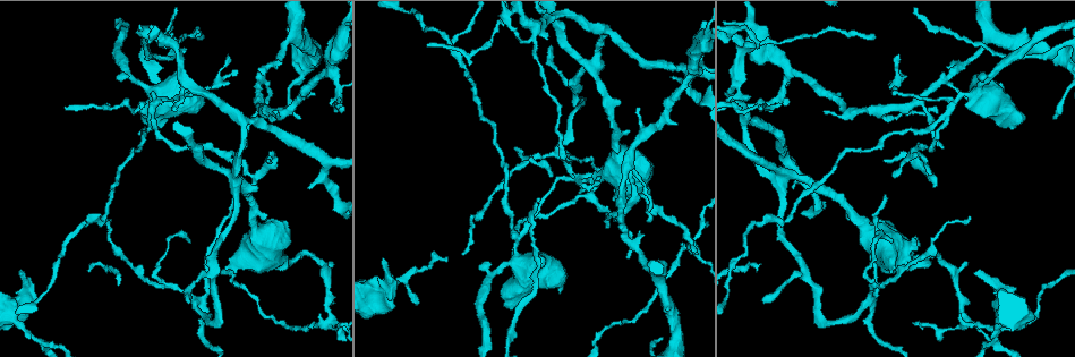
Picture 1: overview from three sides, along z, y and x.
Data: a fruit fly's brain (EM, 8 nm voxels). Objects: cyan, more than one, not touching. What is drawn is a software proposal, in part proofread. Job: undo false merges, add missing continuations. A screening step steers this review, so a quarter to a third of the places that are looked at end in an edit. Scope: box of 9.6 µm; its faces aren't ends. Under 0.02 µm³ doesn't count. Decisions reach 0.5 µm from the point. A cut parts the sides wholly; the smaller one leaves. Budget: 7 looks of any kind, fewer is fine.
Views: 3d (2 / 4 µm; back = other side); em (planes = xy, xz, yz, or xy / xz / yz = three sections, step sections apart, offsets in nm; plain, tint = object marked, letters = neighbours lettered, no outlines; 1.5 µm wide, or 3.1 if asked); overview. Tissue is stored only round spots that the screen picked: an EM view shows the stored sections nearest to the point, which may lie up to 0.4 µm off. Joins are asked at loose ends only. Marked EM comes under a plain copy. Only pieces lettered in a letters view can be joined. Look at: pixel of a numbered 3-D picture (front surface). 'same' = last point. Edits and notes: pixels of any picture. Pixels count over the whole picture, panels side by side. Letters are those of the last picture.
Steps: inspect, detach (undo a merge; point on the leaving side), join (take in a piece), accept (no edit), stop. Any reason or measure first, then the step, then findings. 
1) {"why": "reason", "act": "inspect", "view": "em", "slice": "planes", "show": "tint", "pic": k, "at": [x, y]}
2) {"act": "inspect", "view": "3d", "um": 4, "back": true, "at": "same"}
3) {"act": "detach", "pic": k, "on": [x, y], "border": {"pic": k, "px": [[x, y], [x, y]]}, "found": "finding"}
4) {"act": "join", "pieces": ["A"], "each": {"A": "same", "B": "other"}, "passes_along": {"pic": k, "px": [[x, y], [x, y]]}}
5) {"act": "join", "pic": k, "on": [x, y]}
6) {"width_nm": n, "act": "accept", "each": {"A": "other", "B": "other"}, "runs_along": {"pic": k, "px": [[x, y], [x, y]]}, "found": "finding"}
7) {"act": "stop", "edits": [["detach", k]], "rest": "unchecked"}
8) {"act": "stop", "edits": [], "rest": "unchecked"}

{"why": "tapers out", "act": "inspect", "view": "em", "slice": "planes", "show": "letters", "pic": 1, "at": [269, 103]}

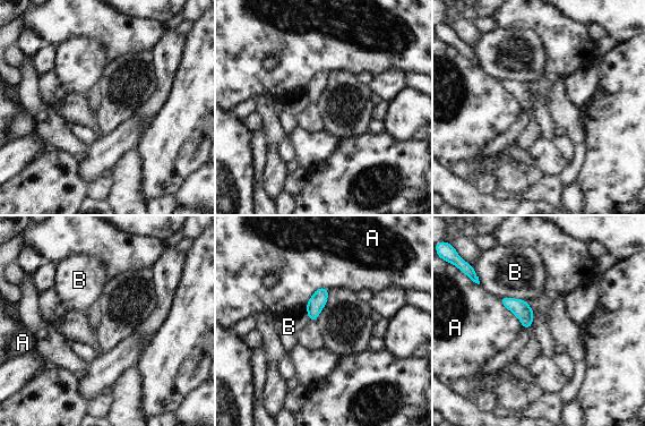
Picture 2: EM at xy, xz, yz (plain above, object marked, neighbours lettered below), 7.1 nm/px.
{"act": "accept", "each": {"A": "other", "B": "other"}, "found": "no lettered piece goes on from it"}

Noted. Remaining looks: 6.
{"why": "four-way junction", "act": "inspect", "view": "3d", "um": 4, "back": true, "pic": 1, "at": [152, 113]}

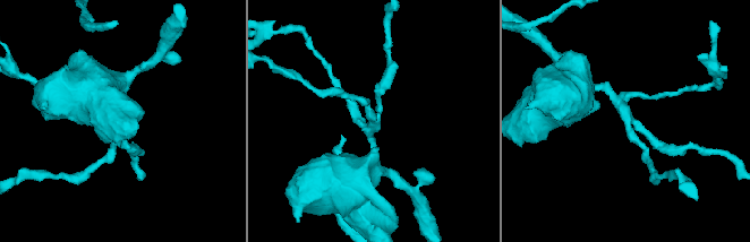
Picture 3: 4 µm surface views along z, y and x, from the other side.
{"why": "shape alone is not enough", "act": "inspect", "view": "em", "slice": "planes", "show": "letters", "pic": 3, "at": [377, 118]}

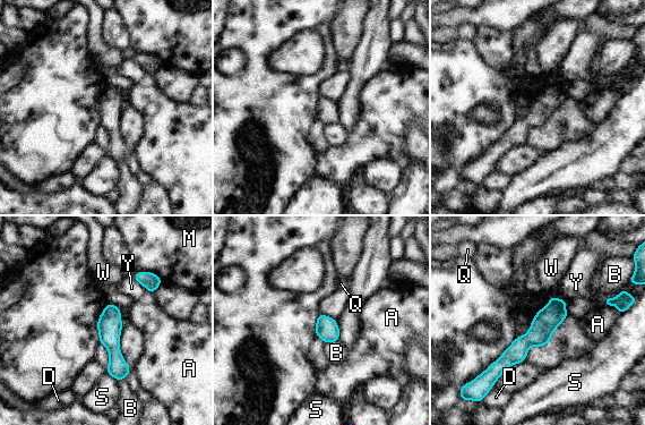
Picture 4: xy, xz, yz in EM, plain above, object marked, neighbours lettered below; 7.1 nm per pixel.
{"longest_contact_nm": ["M", 200], "act": "accept", "each": {"A": "other", "B": "other", "D": "other", "M": "other", "Q": "other", "S": "other", "W": "other", "Y": "other"}, "runs_along": {"pic": 4, "px": [[562, 302], [495, 372], [495, 375]]}, "found": "continuous, no second cell"}

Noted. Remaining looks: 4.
{"why": "thin neck", "act": "inspect", "view": "3d", "um": 4, "pic": 1, "at": [535, 29]}

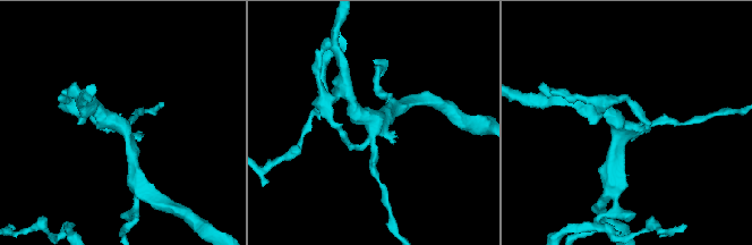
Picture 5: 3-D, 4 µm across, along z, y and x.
{"act": "inspect", "view": "em", "slice": "xy", "step": 4, "show": "tint", "pic": 5, "at": [373, 126]}

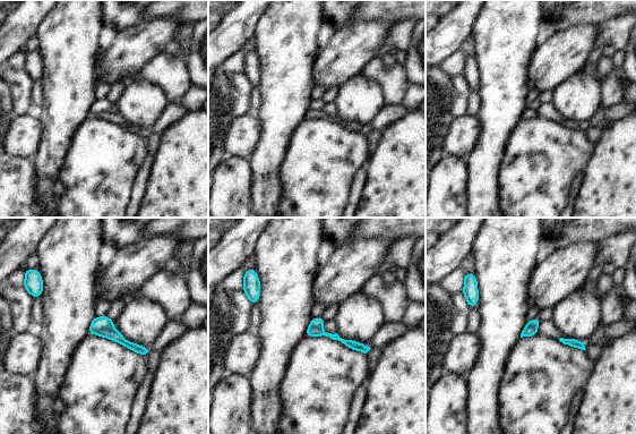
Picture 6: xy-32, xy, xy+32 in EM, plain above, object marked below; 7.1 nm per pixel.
{"why": "see the neighbours", "act": "inspect", "view": "em", "slice": "xy", "step": 4, "show": "letters", "at": "same"}

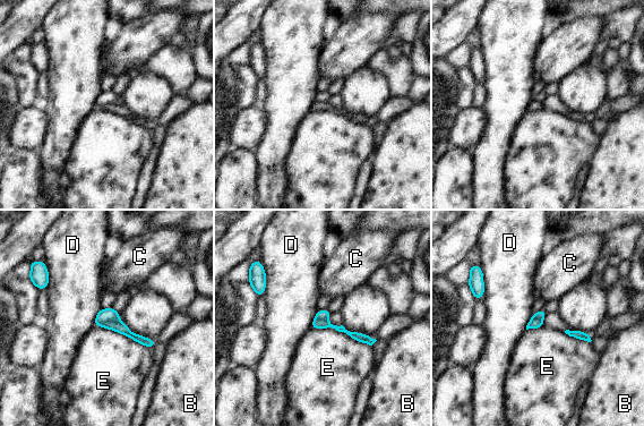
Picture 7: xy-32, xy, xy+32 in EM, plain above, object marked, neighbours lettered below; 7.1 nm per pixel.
{"act": "detach", "pic": 7, "on": [109, 315], "each": {"B": "other", "C": "other", "D": "other", "E": "other"}, "border": {"pic": 7, "px": [[117, 321], [101, 324], [95, 323]]}, "found": "a second cell is stuck on"}

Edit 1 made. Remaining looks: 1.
{"act": "stop", "edits": [["detach", 7]], "rest": "unchecked"}

